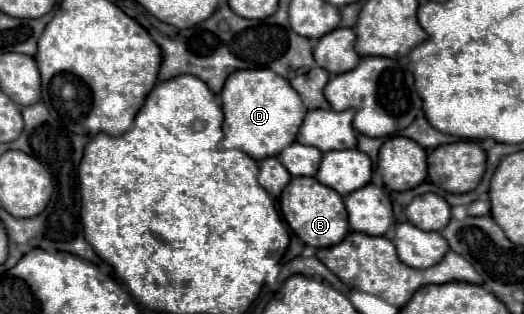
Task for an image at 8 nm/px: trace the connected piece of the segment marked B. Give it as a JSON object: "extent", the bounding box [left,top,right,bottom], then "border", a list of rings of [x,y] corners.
{"extent":[280,177,348,248],"border":[[[293,177],[280,196],[280,210],[288,222],[288,226],[302,238],[308,246],[328,248],[340,244],[348,234],[348,214],[344,208],[344,200],[332,188],[320,184],[315,177]]]}

